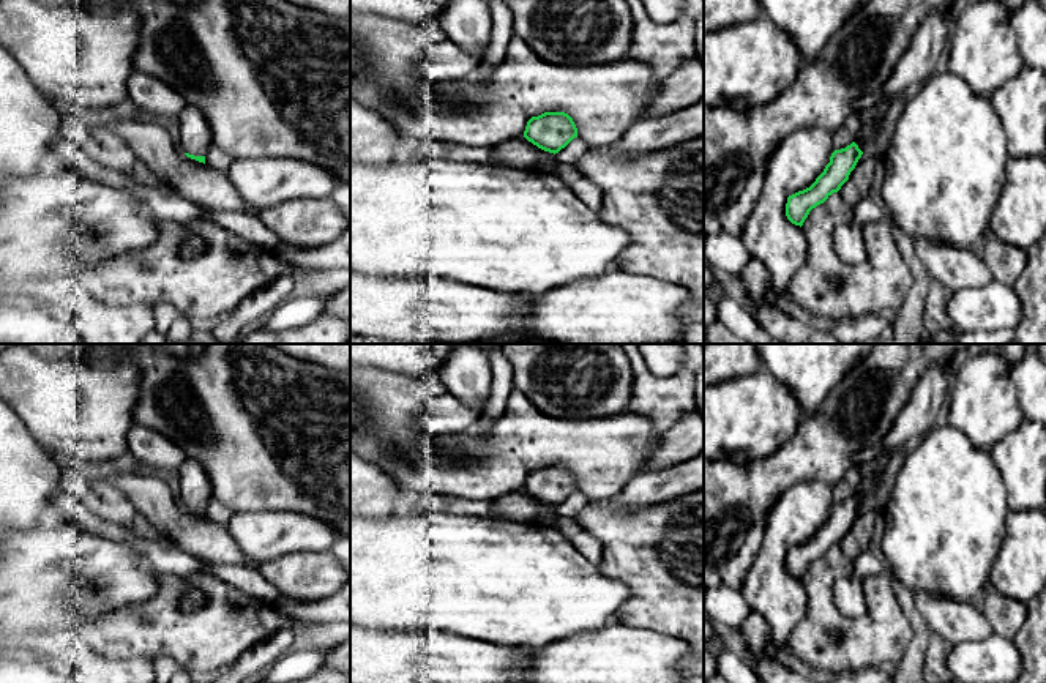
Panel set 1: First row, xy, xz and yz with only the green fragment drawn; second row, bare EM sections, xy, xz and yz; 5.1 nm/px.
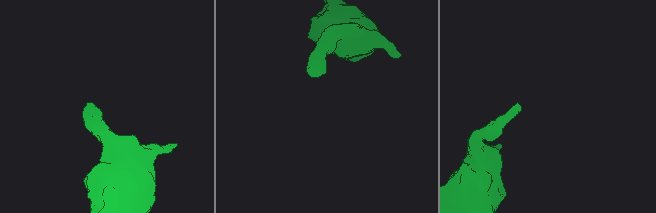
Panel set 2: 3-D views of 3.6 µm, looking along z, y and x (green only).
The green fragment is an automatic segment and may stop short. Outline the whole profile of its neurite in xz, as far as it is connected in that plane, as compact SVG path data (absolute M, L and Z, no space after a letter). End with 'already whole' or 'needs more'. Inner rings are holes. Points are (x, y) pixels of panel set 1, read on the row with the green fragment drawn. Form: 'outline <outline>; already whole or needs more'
outline M544 112L527 121L524 137L538 148L555 155L577 137L577 128L565 112Z; already whole

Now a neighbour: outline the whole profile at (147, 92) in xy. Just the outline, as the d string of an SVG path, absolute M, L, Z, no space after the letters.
M134 71L128 80L128 98L153 118L178 117L186 99L161 79Z

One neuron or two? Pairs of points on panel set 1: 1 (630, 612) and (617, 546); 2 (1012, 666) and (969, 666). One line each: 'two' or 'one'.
1: one
2: one

